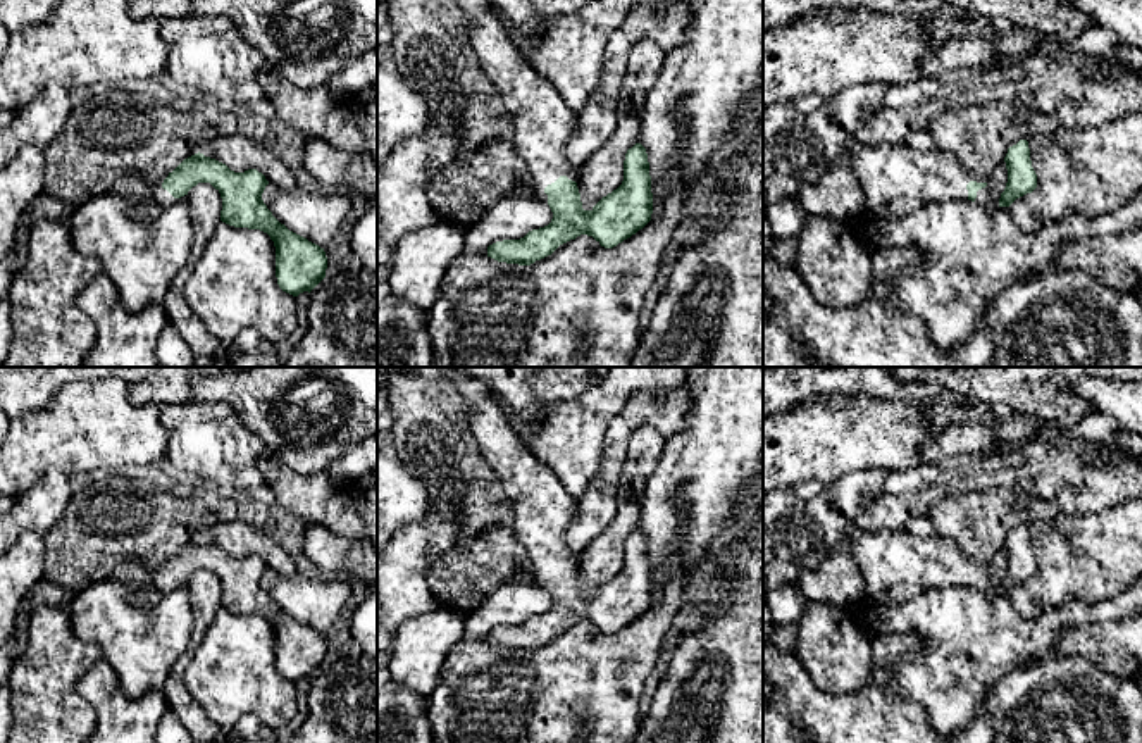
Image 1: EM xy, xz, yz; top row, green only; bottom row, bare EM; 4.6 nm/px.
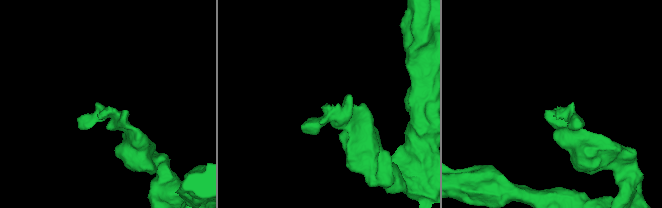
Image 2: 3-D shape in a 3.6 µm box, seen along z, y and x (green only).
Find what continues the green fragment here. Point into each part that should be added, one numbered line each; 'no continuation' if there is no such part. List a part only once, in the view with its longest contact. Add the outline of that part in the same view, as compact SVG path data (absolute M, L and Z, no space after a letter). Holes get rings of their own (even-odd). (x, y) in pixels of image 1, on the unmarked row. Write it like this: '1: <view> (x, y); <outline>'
1: yz (898, 566); M903 529L853 533L851 553L863 572L866 600L889 605L908 602L937 586L968 586L970 567L987 569L987 564L966 559L953 540L935 533L913 534Z

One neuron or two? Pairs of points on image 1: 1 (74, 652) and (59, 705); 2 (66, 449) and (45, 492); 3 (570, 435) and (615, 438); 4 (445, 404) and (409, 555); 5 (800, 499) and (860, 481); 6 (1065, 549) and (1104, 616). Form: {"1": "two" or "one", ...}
{"1": "one", "2": "two", "3": "two", "4": "two", "5": "one", "6": "two"}

